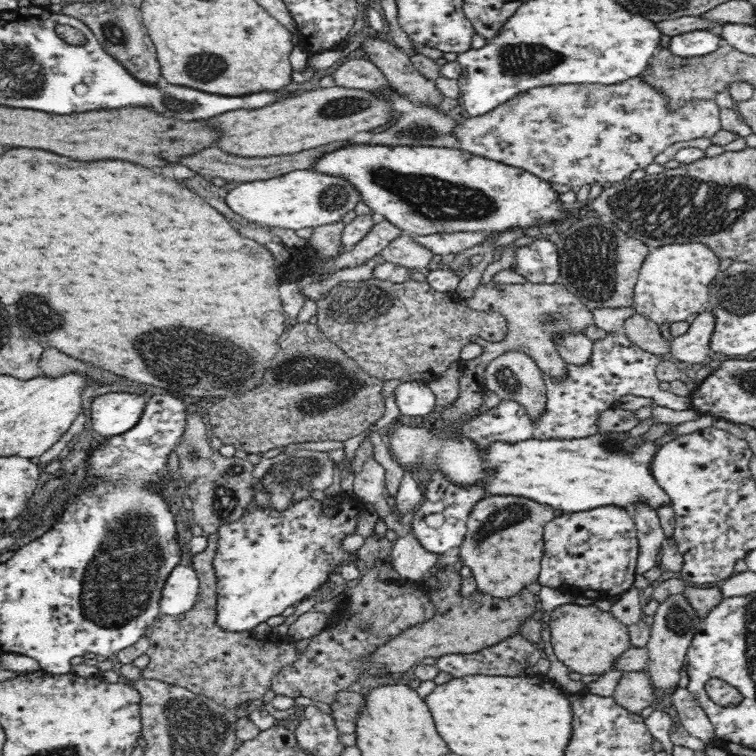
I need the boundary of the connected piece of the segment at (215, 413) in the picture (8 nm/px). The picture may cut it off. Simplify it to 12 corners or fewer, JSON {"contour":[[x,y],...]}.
{"contour":[[315,324],[288,326],[262,382],[209,406],[258,453],[345,441],[384,414],[382,380]]}

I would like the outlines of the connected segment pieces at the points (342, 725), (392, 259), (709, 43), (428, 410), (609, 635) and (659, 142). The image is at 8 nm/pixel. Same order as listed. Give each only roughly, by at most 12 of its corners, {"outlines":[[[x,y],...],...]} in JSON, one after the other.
{"outlines":[[[336,692],[329,715],[340,735],[354,732],[363,696]],[[402,232],[382,248],[381,262],[425,271],[434,254]],[[693,31],[668,40],[678,58],[707,56],[722,45],[718,32]],[[427,382],[400,383],[393,391],[400,414],[431,418],[437,411]],[[590,602],[548,611],[570,671],[606,674],[631,647],[628,627]],[[634,76],[540,86],[454,130],[551,184],[614,184],[720,132]]]}

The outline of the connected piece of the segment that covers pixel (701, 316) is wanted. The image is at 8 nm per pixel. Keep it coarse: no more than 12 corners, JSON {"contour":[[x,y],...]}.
{"contour":[[699,312],[686,334],[673,337],[668,354],[690,365],[710,354],[716,317]]}

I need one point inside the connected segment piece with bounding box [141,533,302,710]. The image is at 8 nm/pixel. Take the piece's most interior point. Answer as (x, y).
(191, 650)

